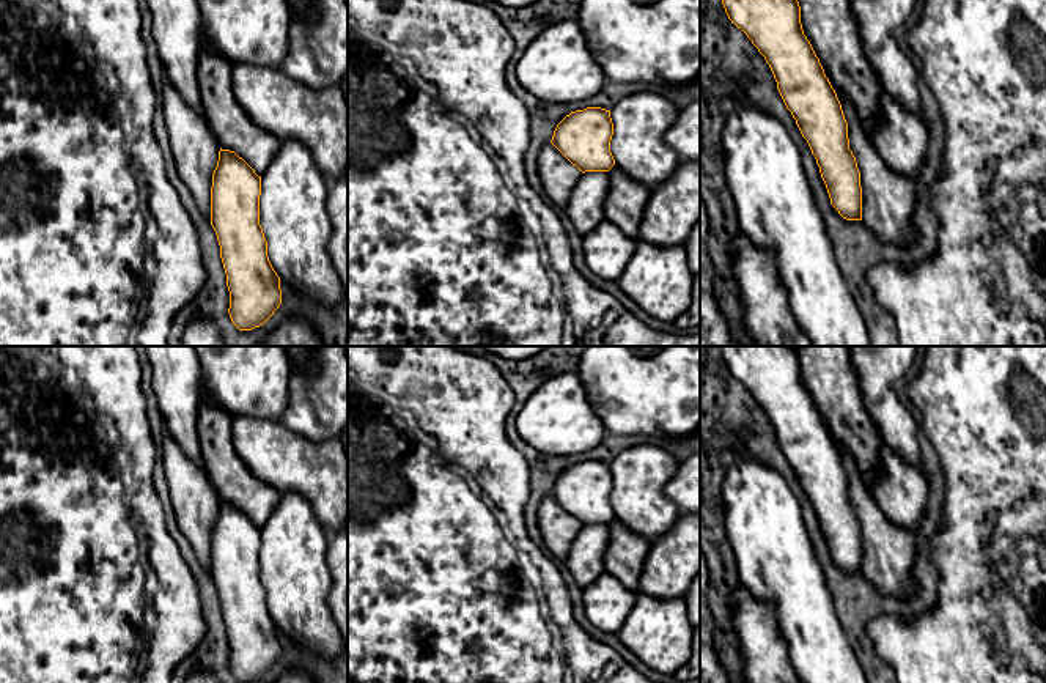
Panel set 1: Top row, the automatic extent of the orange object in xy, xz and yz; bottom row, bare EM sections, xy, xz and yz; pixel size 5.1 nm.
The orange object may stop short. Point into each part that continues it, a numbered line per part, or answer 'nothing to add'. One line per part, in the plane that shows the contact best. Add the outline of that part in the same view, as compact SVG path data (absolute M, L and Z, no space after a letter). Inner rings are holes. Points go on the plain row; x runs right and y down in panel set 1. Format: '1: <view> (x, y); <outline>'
nothing to add

